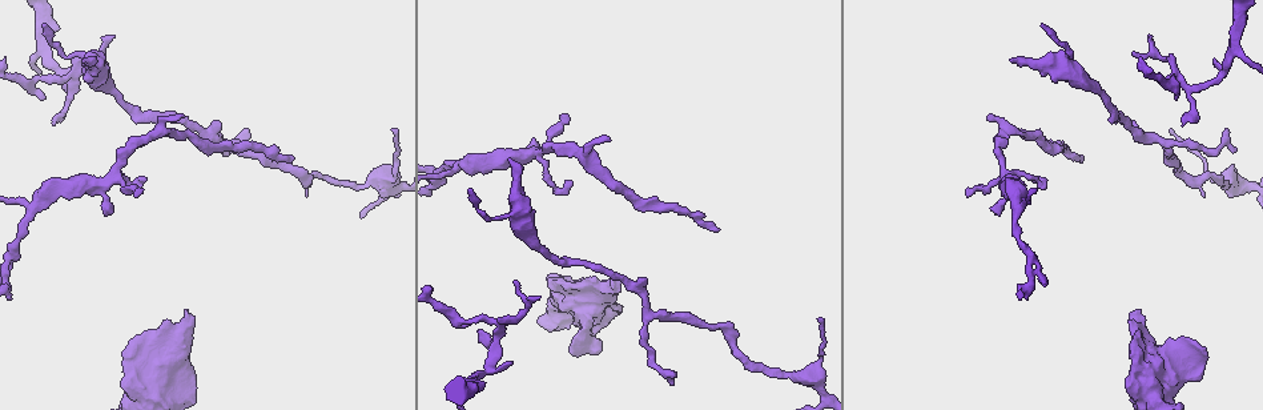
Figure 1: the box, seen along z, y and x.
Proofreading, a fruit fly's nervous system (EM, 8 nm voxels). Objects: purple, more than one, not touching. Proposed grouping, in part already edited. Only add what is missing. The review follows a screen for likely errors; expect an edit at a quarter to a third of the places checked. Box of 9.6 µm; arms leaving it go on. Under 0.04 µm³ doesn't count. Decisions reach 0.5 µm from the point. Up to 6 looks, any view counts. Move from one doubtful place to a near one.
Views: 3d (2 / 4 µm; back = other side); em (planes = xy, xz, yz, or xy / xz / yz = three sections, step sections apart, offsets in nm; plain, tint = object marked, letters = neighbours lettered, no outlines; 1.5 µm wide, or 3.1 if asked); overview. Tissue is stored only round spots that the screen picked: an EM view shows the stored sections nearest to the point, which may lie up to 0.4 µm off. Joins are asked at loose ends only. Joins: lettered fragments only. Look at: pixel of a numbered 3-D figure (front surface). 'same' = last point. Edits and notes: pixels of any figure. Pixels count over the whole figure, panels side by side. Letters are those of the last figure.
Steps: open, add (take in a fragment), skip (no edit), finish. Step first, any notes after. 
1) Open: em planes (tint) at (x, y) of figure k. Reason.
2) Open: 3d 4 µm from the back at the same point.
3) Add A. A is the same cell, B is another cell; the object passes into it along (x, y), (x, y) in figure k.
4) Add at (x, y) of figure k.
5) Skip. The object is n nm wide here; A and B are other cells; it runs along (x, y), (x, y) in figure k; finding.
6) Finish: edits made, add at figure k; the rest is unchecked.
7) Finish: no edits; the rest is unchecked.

Open: em yz step 8 (letters) at (718, 232) of figure 1. Free end.

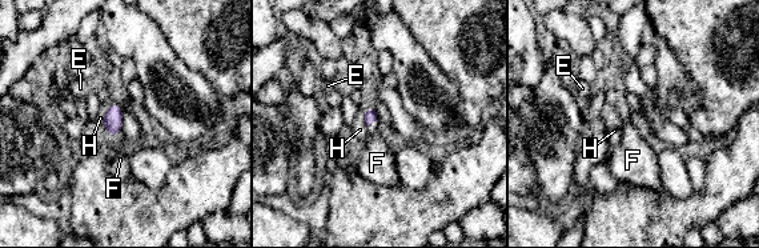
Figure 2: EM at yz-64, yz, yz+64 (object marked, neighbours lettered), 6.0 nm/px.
Open: em planes (letters) at the same point. Cut it another way.

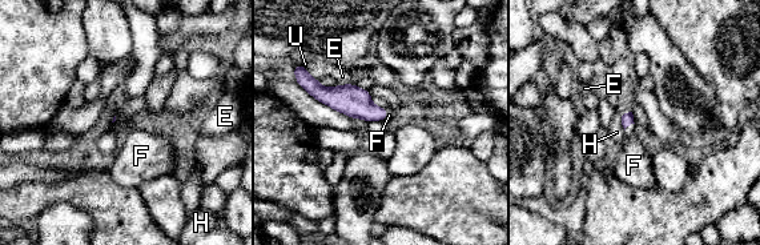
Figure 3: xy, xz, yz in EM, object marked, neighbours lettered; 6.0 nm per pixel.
Add F. The longest contact is with H, 130 nm; F is the same cell, E, H and U are other cells; the object passes into it along (627, 119), (628, 125), (634, 165) in figure 3; the neuron continues.

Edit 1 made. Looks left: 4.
Open: overview. Redraw.

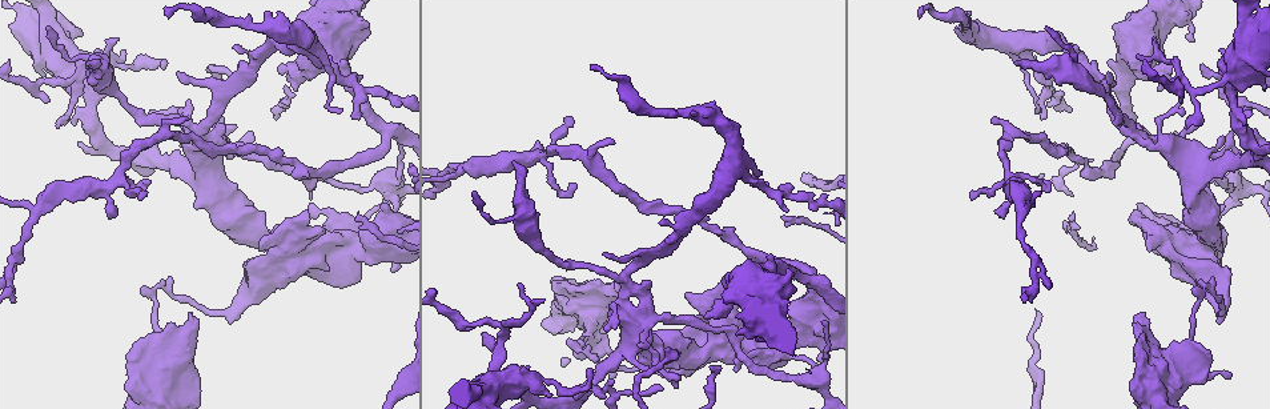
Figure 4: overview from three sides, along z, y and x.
Open: 3d 2 µm at (997, 119) of figure 4. Branch stops here.

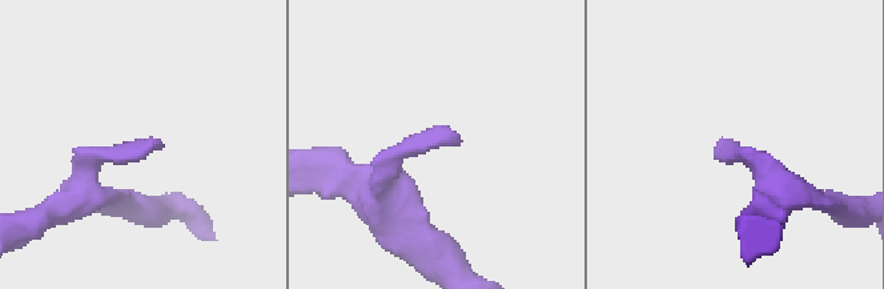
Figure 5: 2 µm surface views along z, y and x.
Open: em planes (letters) at (730, 142) of figure 5. Now the EM.

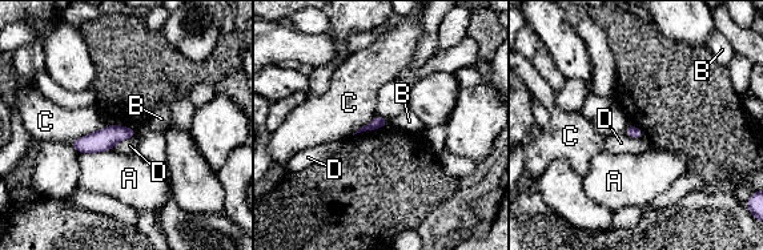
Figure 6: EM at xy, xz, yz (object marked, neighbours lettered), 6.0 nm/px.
Skip. A, B, C and D are other cells; none of them fits.

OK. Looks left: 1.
Open: em planes (letters) at (188, 317) of figure 4. Branch stops here.

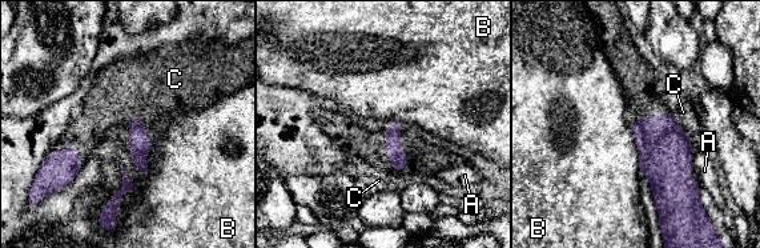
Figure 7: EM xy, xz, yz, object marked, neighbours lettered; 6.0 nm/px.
Add C. C is the same cell, A and B are other cells; the object passes into it along (663, 148), (675, 122), (686, 118) in figure 7; the neuron continues.

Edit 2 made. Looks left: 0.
Finish: edits made, add at figure 3, add at figure 7; the rest is unchecked.

